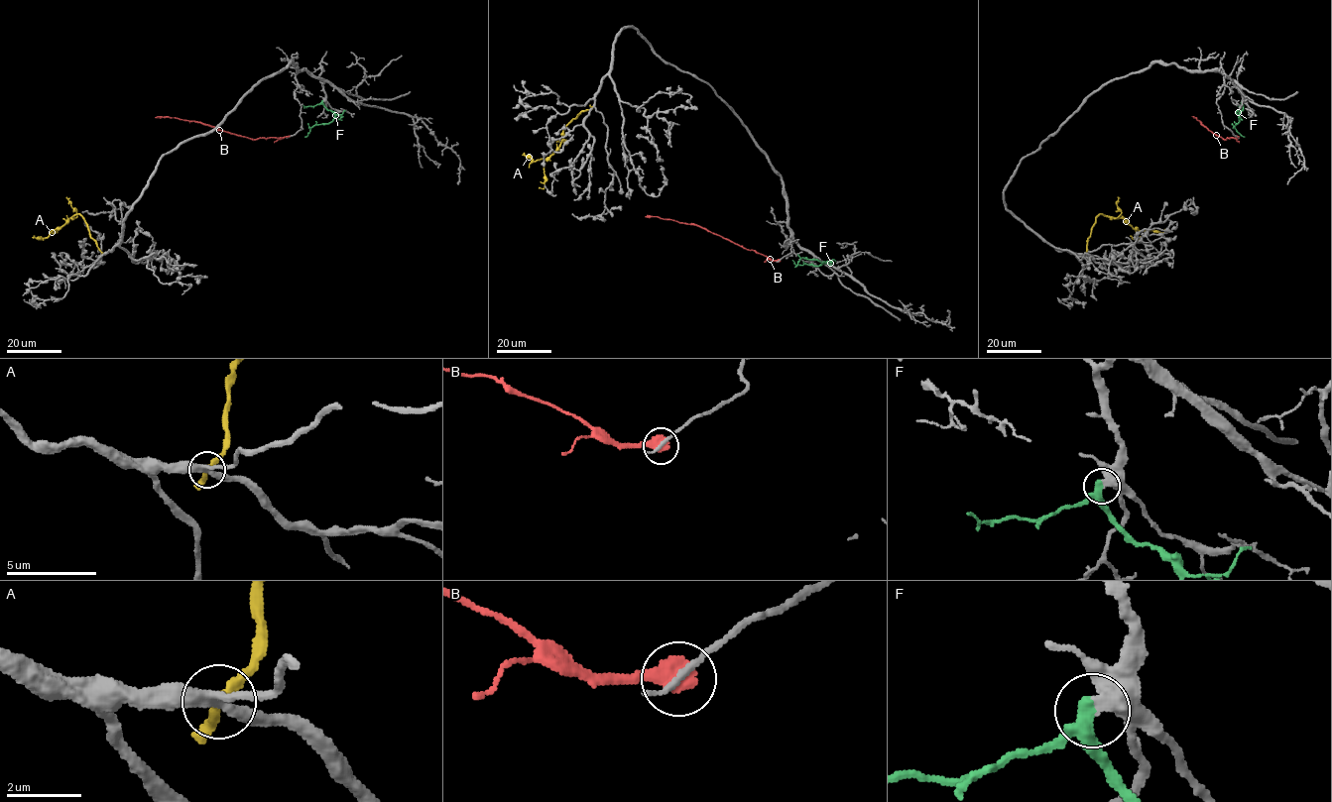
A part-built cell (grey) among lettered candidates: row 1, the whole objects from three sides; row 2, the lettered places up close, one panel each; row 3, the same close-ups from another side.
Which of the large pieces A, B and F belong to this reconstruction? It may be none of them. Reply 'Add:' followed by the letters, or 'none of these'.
Add: F

